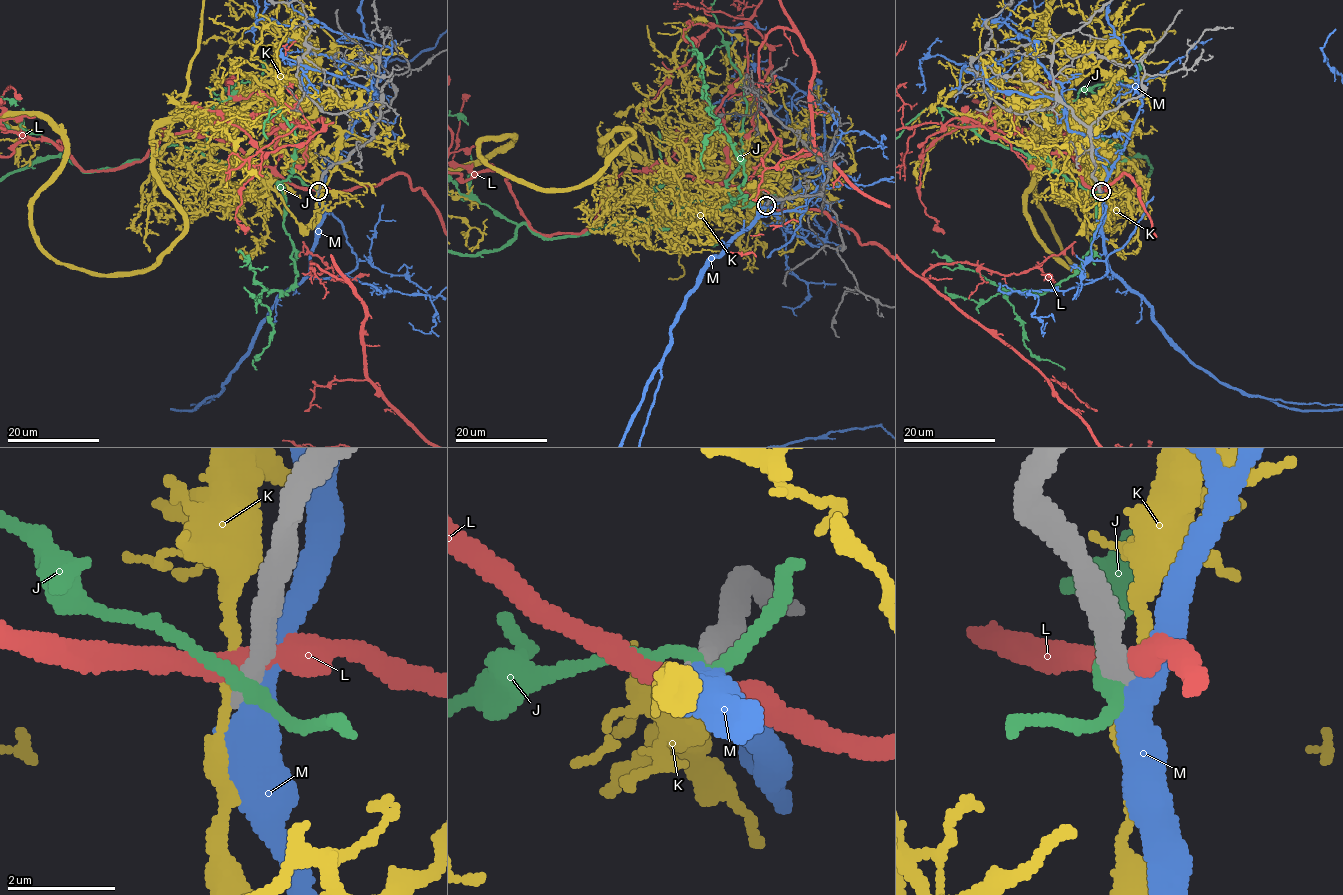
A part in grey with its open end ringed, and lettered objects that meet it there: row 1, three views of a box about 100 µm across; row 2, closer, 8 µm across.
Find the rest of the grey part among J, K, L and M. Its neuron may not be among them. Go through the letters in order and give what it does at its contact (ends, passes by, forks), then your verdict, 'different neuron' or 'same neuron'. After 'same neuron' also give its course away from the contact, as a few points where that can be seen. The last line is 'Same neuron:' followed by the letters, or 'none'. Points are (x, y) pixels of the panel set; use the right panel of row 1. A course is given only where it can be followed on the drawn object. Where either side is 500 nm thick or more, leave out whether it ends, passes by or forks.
J: it passes by; different neuron
K: it passes by; different neuron
L: different neuron
M: it passes by; different neuron
Same neuron: none

